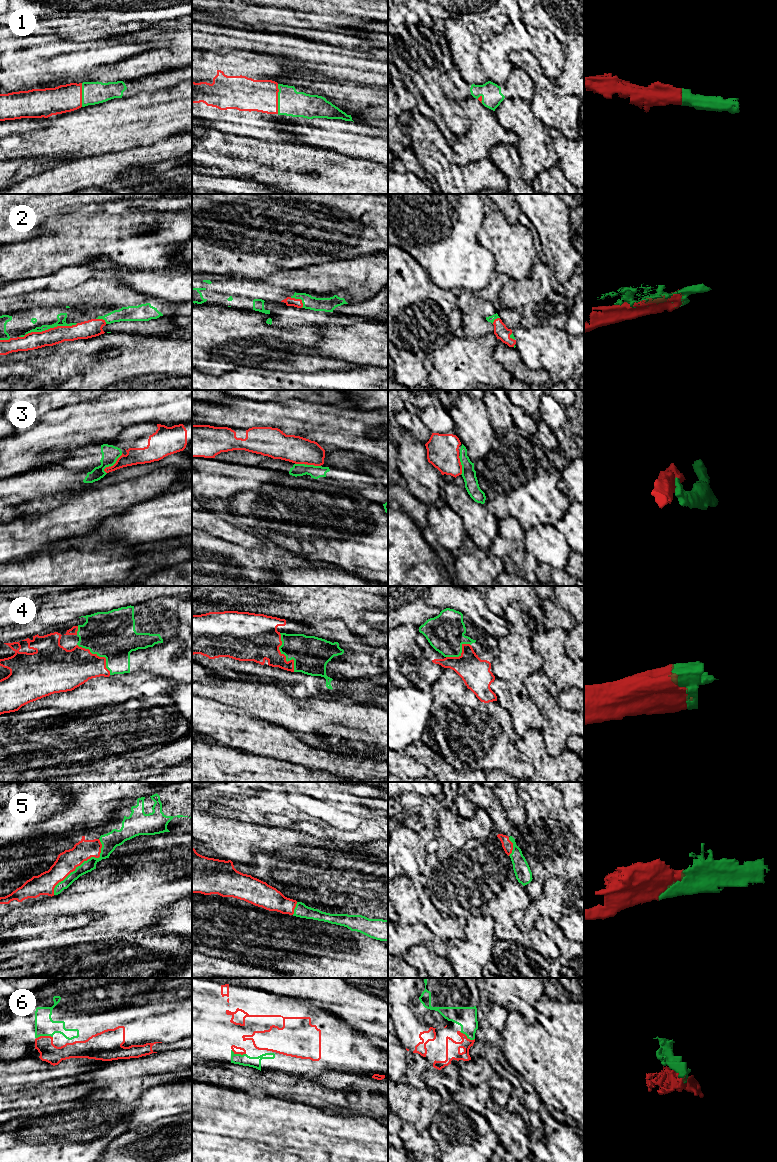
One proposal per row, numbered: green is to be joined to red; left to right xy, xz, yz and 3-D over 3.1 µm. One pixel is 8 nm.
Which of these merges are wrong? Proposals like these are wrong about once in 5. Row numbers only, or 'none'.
3

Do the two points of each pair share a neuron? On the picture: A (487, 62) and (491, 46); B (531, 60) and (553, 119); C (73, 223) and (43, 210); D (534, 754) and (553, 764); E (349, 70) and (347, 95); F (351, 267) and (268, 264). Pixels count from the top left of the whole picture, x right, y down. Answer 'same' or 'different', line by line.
A: same
B: same
C: different
D: same
E: different
F: different

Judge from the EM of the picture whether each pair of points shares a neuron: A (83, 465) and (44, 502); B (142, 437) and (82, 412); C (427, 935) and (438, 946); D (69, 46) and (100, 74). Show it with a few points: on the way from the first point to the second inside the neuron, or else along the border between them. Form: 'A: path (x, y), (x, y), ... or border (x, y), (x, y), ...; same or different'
A: path (73, 473), (54, 492); same
B: border (149, 422), (140, 422), (125, 428); different
C: path (430, 938), (435, 943); same
D: border (118, 62), (97, 66), (89, 72), (73, 76); different

